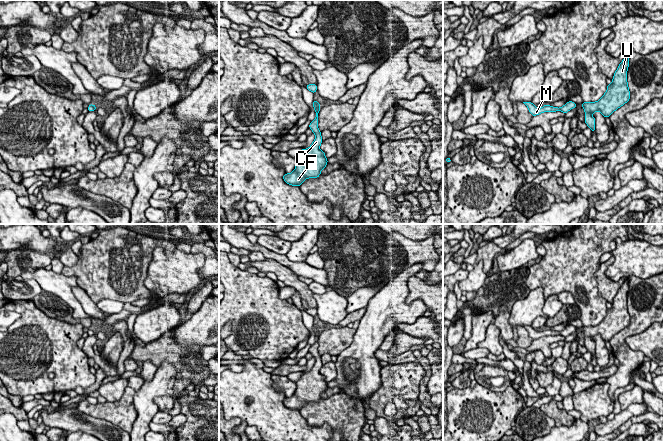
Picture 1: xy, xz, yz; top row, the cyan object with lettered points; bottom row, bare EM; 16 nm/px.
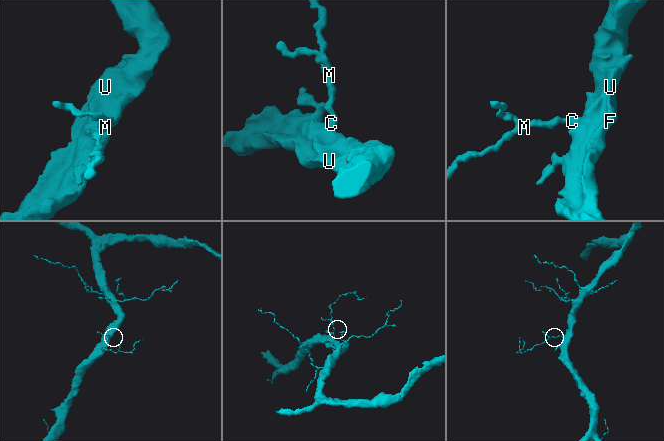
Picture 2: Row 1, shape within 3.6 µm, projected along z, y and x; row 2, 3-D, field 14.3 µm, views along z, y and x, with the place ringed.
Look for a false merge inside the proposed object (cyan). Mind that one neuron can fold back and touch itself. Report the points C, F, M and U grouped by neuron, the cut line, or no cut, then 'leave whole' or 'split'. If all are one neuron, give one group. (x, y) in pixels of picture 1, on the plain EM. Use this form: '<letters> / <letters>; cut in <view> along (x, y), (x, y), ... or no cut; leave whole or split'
C F M U; no cut; leave whole

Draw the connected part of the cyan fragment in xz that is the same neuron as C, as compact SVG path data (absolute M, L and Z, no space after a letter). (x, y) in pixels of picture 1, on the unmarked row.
M315 324L312 328L316 336L316 341L310 347L309 352L315 358L315 364L309 372L302 372L300 378L295 382L296 391L294 395L289 398L284 398L284 406L289 409L300 410L305 403L318 402L321 398L321 394L324 393L328 387L328 382L325 381L325 377L319 372L323 366L321 356L318 353L318 337L321 329Z

